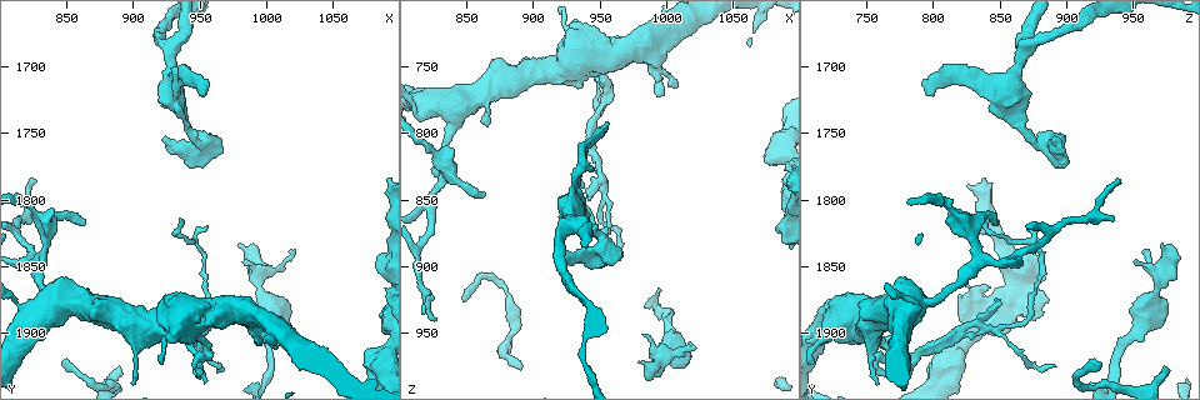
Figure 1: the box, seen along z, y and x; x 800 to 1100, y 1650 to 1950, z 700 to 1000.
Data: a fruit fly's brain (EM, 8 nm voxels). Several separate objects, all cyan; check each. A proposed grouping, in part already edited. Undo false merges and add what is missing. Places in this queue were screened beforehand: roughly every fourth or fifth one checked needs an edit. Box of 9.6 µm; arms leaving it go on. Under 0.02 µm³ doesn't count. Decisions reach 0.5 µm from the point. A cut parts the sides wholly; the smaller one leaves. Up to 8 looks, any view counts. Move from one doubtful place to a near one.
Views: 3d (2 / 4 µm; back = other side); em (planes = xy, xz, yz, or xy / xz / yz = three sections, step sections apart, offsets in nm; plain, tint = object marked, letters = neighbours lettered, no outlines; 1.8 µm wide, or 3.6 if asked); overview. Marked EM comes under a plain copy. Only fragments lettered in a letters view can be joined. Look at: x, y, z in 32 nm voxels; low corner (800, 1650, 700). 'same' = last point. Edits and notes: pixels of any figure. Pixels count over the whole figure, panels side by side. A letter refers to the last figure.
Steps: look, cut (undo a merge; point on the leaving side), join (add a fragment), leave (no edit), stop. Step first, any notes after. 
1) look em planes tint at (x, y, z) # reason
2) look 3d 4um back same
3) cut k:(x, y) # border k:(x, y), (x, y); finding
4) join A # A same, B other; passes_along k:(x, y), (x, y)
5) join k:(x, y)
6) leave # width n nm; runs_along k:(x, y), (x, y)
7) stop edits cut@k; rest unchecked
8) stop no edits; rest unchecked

look em xy step 4 tint at (956, 1716, 794) # branch stops here

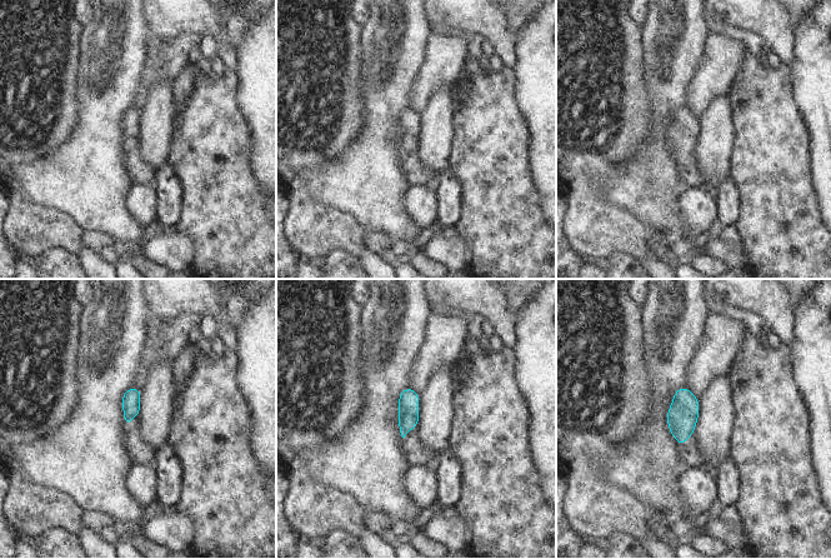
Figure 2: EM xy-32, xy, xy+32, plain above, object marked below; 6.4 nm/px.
look em planes letters same

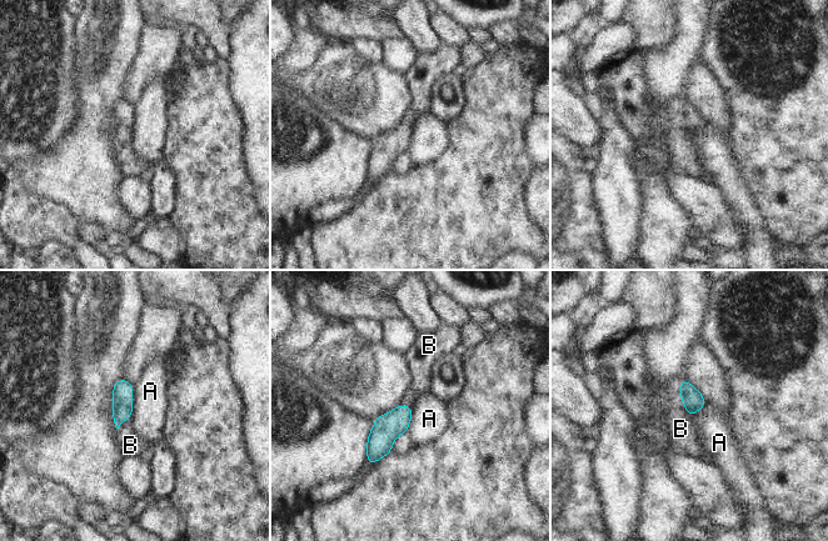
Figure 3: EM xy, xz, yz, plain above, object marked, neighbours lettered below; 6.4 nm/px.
join B # A other, B same; passes_along 3:(693, 400), (682, 397), (681, 429); the neuron continues

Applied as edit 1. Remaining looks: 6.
look overview

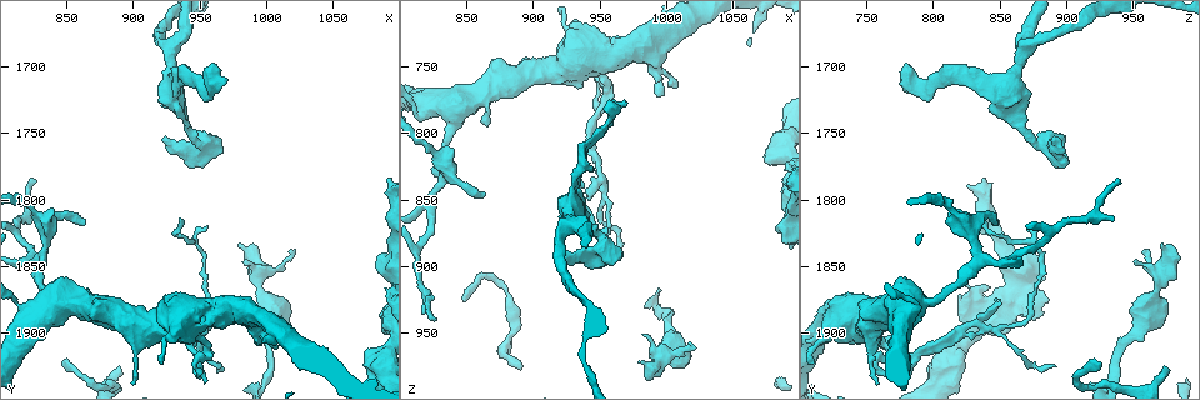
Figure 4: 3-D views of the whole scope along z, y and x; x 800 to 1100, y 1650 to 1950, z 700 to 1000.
look 3d 2um at (952, 1758, 884) # abrupt turn

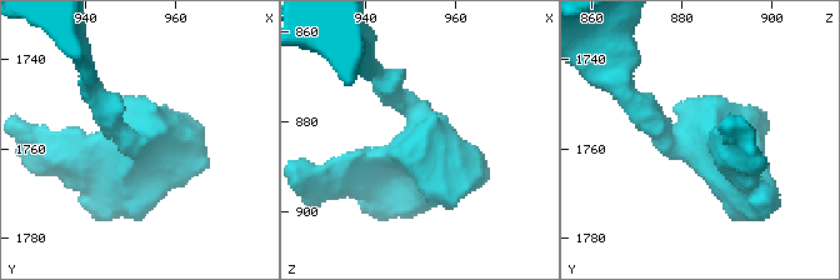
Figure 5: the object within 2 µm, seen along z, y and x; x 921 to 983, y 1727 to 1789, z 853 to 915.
look em planes tint at (951, 1757, 885) # now the EM

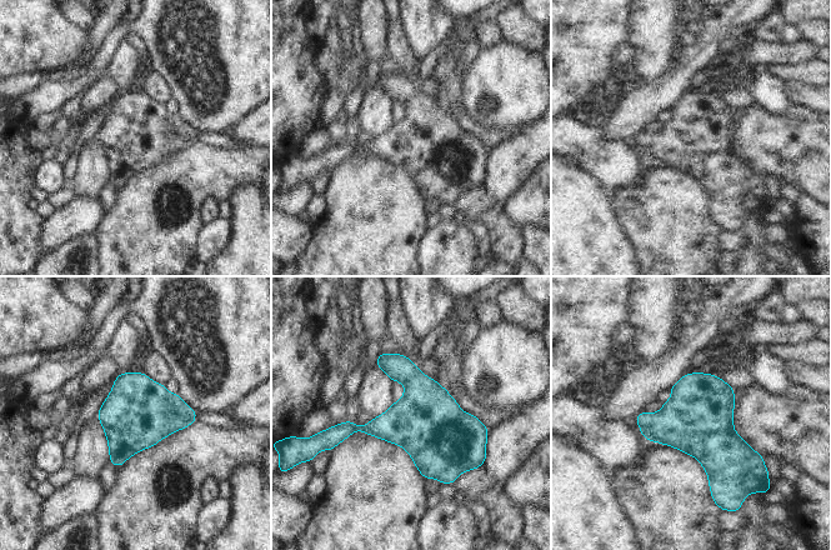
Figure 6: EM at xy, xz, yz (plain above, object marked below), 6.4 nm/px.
look em planes letters same # what lies round it

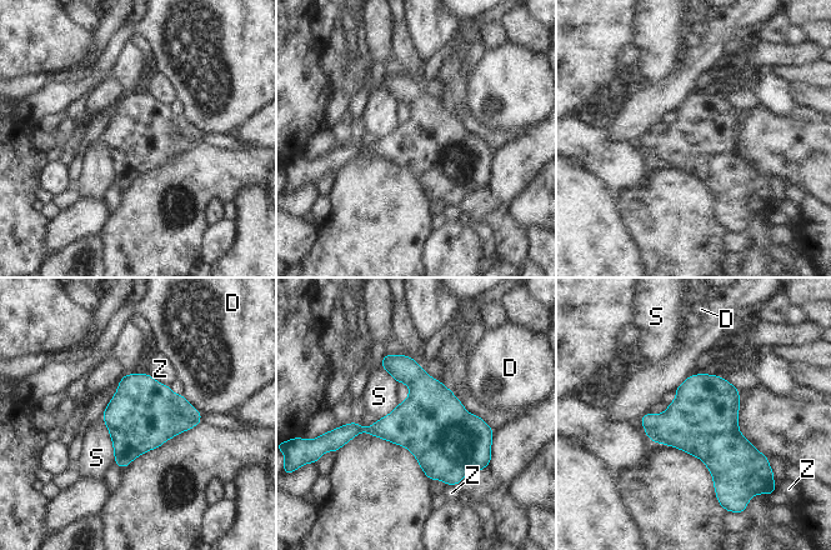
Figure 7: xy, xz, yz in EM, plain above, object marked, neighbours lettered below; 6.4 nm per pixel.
leave # D other, S other, Z other; border 7:(101, 415), (113, 444), (115, 463); one neuron here

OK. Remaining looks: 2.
look em planes letters at (954, 1910, 764) # thick turns thin

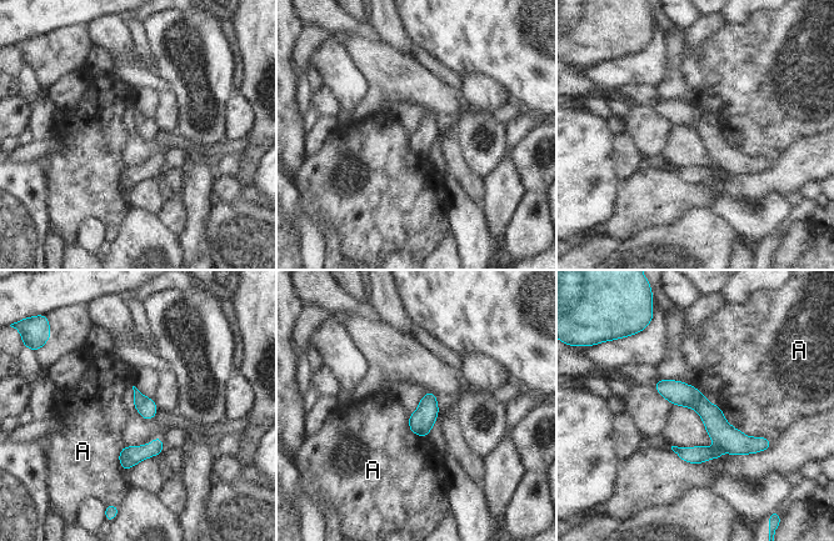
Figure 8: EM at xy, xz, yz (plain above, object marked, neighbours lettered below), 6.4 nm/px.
cut 8:(695, 455) # A other; border 8:(715, 442), (719, 446); a second neuron is stuck on

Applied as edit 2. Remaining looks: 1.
stop edits join@3, cut@8; rest unchecked

